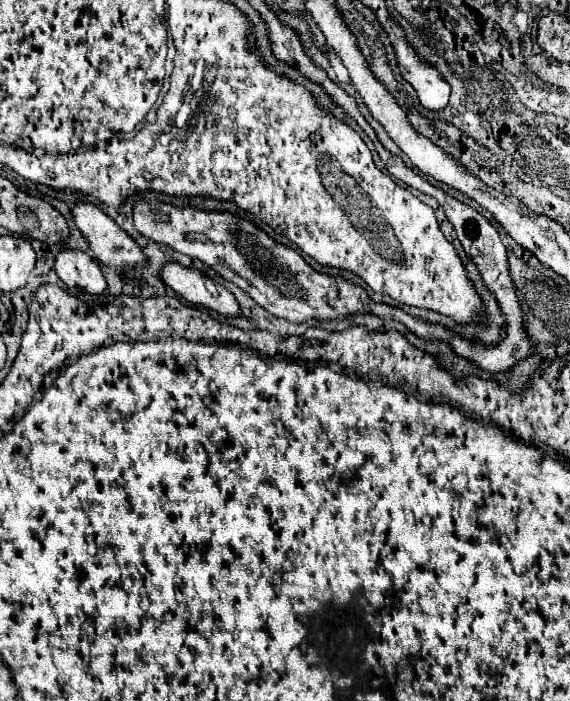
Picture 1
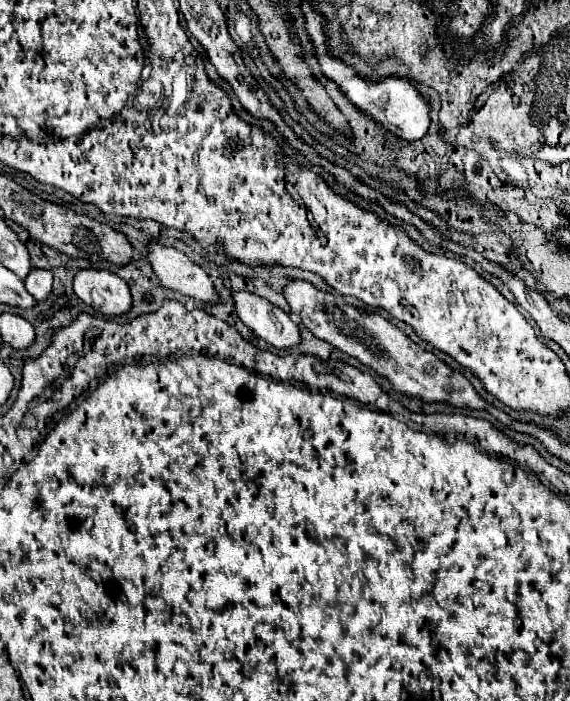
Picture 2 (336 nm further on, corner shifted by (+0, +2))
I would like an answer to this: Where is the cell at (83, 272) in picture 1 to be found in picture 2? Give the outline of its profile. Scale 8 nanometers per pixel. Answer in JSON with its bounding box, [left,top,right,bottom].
[74,269,132,315]

